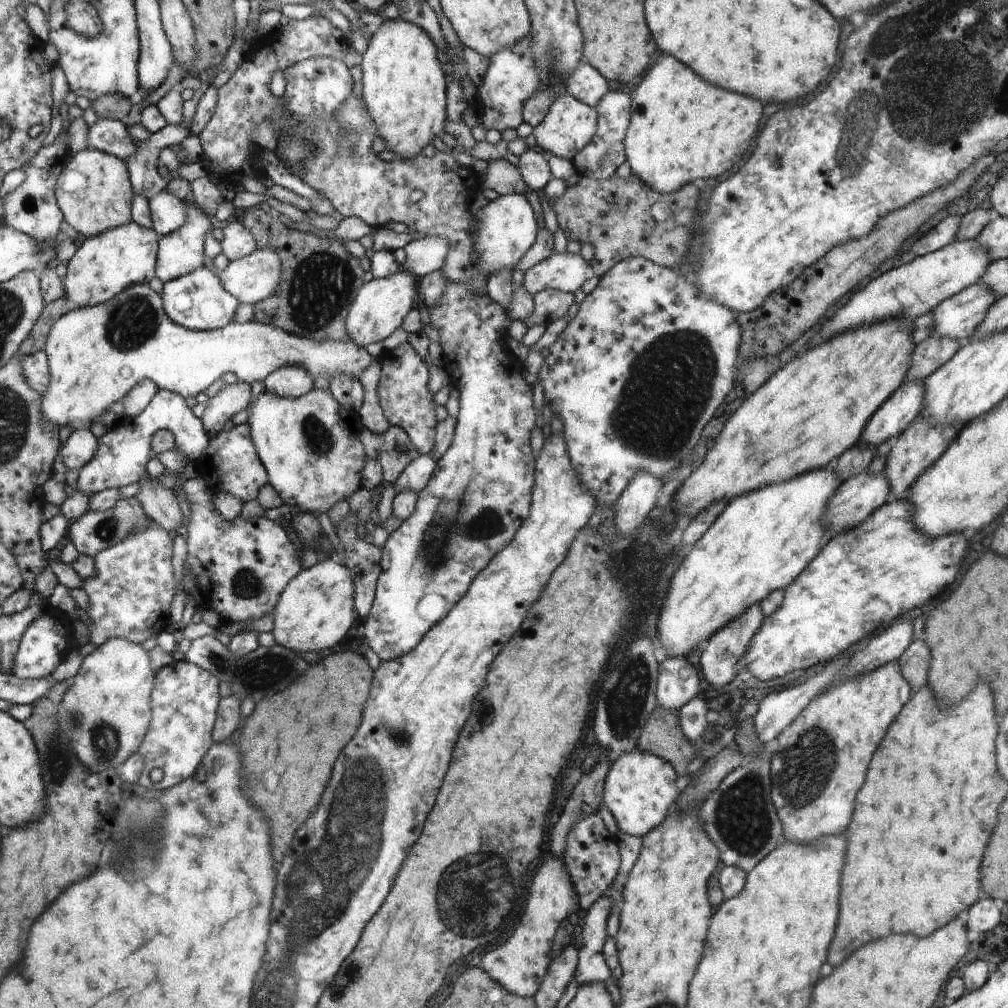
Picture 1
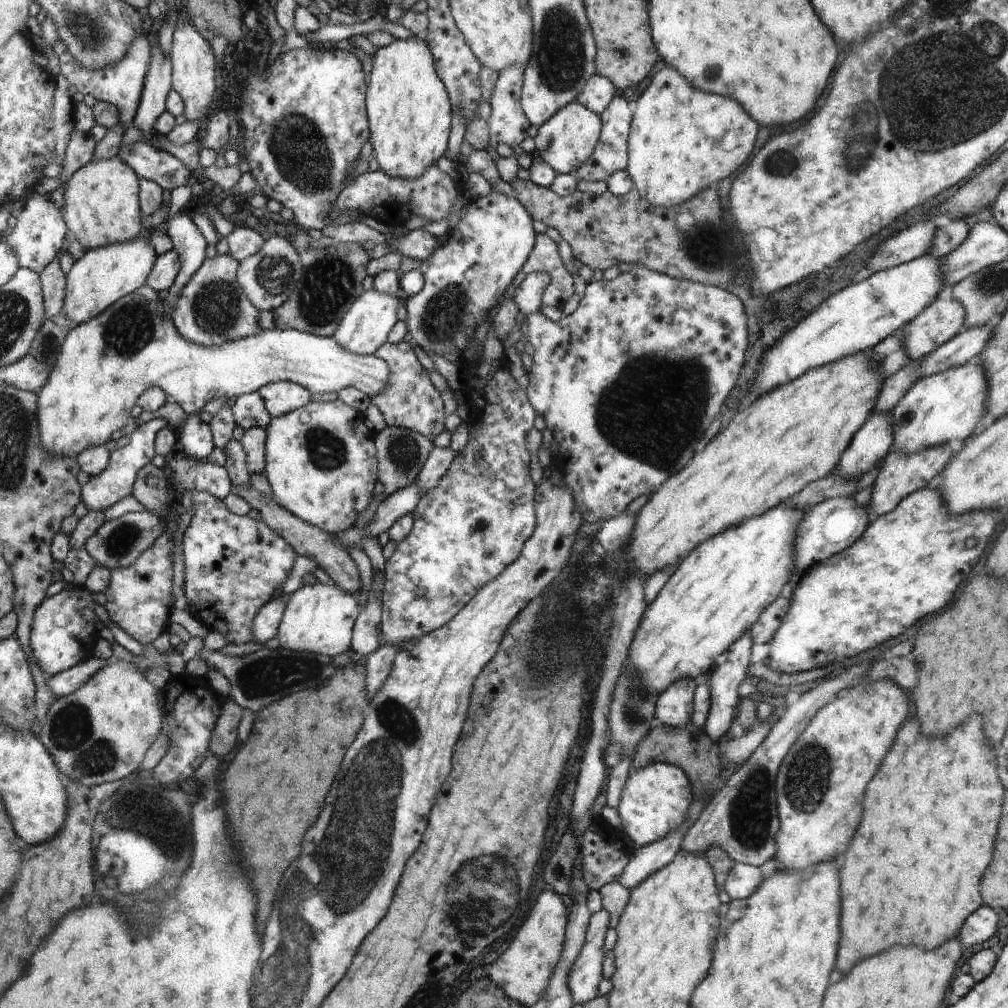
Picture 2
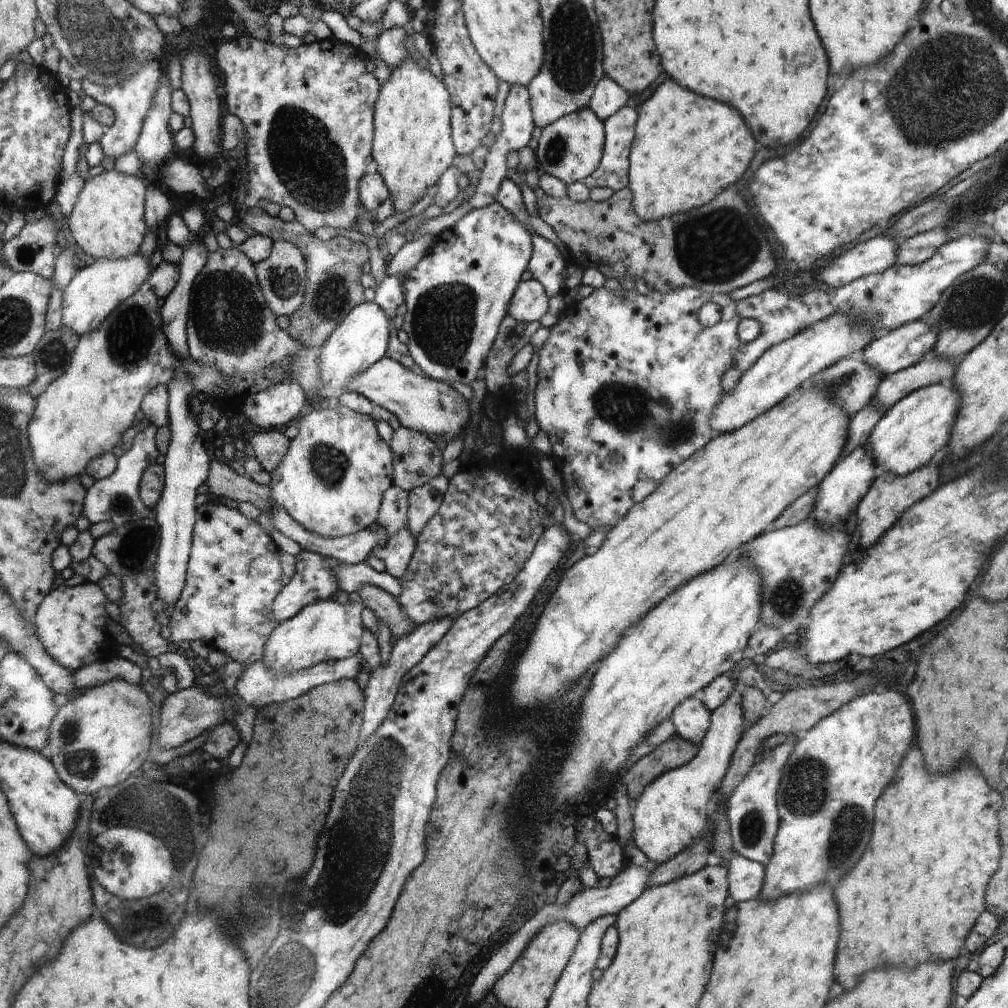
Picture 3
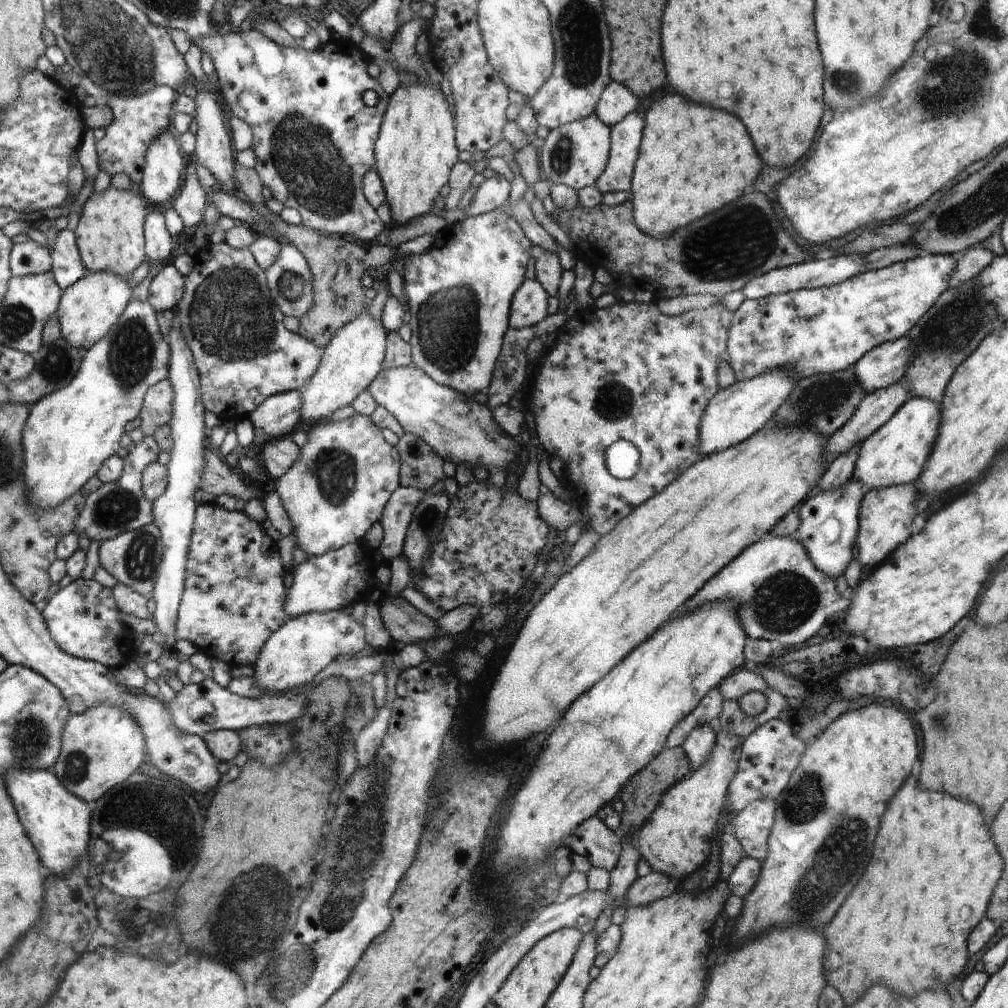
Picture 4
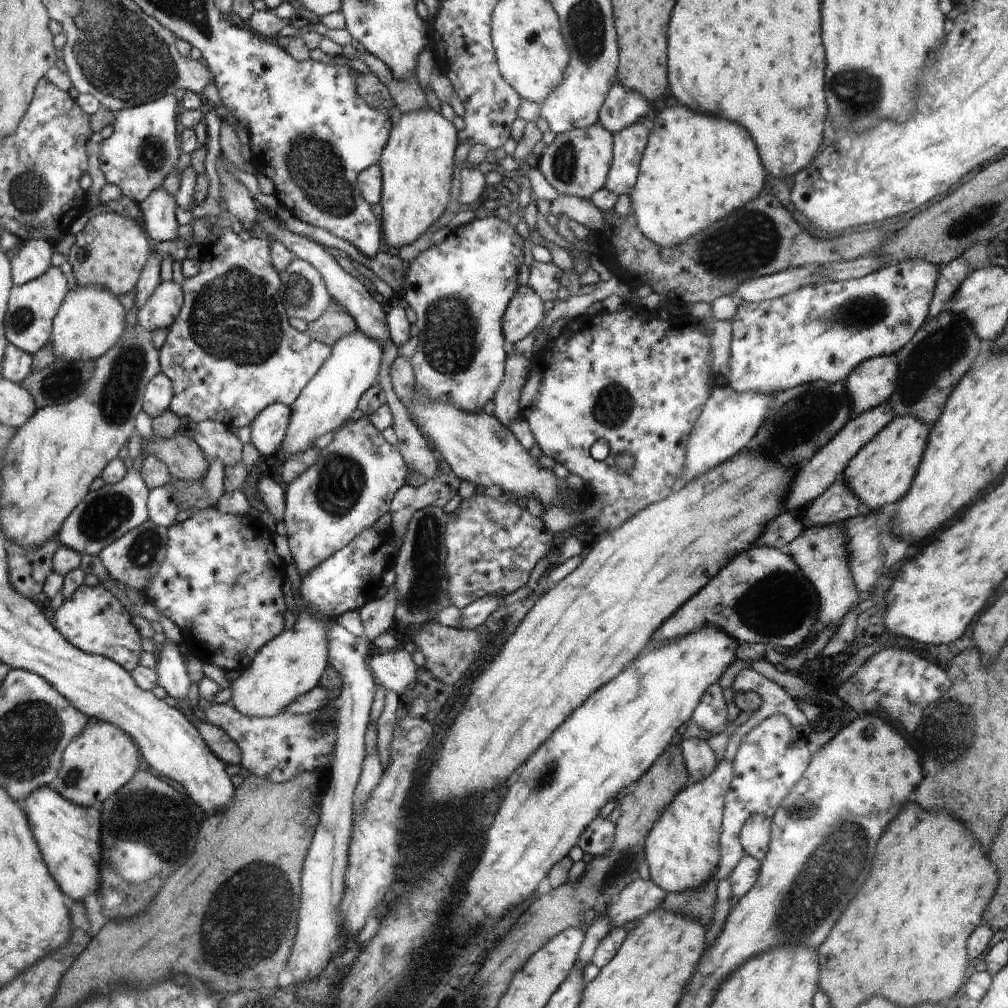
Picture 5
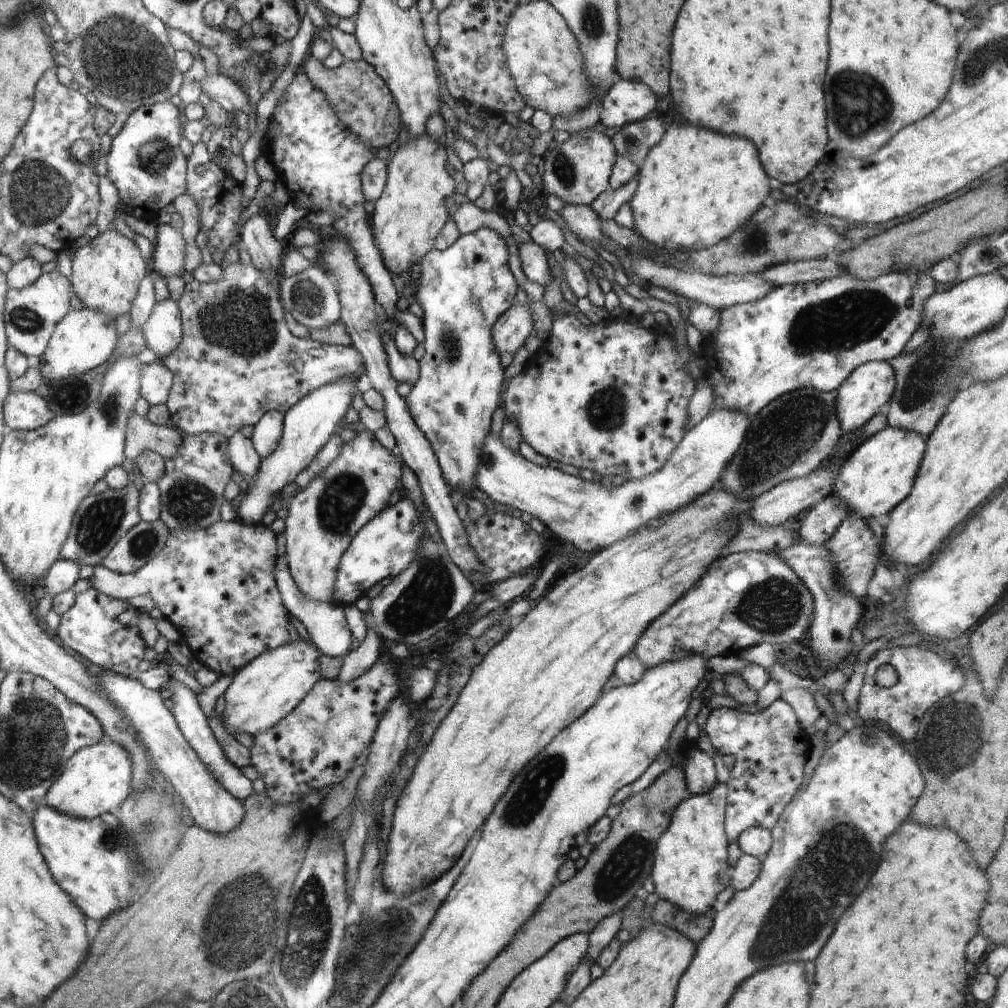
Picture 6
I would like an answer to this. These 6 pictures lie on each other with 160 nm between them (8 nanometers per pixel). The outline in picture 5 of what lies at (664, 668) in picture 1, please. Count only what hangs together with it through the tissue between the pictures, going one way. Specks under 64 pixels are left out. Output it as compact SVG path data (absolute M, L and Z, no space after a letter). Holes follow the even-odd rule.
M690 738L689 740L683 740L679 746L690 774L690 781L700 782L708 774L714 772L717 764L716 756L707 740Z

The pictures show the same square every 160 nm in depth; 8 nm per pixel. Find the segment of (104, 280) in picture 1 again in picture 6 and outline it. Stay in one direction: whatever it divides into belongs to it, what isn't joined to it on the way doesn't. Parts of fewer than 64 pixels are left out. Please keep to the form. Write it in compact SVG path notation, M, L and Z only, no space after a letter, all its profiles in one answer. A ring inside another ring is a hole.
M88 307L81 310L72 308L57 324L48 342L48 350L40 357L41 375L44 379L54 381L87 373L112 358L117 338L117 323L114 317Z

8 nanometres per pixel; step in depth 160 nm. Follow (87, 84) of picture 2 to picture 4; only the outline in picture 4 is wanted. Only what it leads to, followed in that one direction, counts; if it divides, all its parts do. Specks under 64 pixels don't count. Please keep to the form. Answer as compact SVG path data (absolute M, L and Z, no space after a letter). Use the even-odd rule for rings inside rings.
M169 86L156 87L141 95L118 95L108 99L106 105L113 112L113 122L106 127L106 134L95 143L99 168L111 177L126 175L134 187L143 179L148 147L170 126L170 112L175 106L176 91Z

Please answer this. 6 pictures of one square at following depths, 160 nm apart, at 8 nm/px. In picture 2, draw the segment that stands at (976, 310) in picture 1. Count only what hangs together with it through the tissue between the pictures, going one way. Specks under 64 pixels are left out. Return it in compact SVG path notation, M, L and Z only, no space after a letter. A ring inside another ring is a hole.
M936 297L901 334L901 346L910 361L920 361L963 329L965 310L959 301Z

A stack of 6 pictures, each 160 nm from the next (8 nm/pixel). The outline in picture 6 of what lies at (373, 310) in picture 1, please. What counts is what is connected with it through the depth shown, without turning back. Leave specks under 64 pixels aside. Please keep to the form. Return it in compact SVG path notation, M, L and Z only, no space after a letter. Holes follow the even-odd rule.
M345 377L336 383L320 387L316 391L309 392L304 399L298 402L294 407L290 407L284 413L284 436L281 439L280 446L268 458L261 459L259 469L255 479L248 484L247 490L244 492L244 498L236 504L237 518L236 520L244 523L245 525L255 525L262 522L262 516L270 510L272 500L277 494L280 496L282 488L290 482L295 482L295 479L314 459L320 454L321 448L333 438L333 434L338 432L341 420L345 418L346 412L352 406L353 396L358 394L359 390L356 387L358 379Z

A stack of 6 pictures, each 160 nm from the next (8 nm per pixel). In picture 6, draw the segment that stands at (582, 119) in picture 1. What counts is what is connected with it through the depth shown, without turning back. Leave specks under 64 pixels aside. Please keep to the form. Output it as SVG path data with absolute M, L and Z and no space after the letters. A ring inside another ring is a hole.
M601 127L582 129L572 134L564 144L553 144L544 155L545 173L542 179L545 195L554 194L566 204L588 206L609 191L609 179L612 178L617 155L611 136L606 136Z

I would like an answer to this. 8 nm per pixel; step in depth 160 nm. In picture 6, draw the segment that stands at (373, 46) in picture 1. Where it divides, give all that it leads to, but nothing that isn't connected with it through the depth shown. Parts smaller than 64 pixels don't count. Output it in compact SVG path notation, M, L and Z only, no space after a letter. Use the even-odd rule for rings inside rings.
M428 135L410 138L403 146L399 146L388 166L388 184L381 198L374 202L375 210L371 214L371 227L374 228L374 238L377 247L381 251L385 267L390 269L391 274L402 274L410 270L412 264L420 262L426 254L432 251L434 240L444 228L448 220L446 210L446 198L450 198L456 192L456 182L446 170L445 142L438 146Z

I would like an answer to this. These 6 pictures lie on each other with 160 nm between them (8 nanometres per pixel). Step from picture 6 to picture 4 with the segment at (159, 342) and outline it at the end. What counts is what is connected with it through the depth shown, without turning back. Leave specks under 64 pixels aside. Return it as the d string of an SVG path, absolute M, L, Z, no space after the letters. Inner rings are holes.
M169 262L162 267L149 284L149 301L159 312L176 307L185 289L185 277Z

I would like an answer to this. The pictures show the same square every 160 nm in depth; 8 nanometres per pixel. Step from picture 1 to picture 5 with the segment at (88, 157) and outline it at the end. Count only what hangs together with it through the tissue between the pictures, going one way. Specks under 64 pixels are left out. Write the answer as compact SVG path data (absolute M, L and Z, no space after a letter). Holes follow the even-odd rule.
M104 212L89 219L68 252L68 262L78 286L96 284L116 297L132 292L142 266L150 257L150 242L138 222L118 212Z

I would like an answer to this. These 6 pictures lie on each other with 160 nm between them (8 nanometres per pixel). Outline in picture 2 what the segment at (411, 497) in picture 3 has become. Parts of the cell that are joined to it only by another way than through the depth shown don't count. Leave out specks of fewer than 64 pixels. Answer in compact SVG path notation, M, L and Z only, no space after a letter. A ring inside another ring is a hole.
M434 446L428 454L428 459L424 462L424 466L418 474L417 480L422 495L426 494L430 488L434 488L438 482L438 478L442 478L446 474L446 470L450 468L452 460L454 460L455 452L451 448L437 448Z

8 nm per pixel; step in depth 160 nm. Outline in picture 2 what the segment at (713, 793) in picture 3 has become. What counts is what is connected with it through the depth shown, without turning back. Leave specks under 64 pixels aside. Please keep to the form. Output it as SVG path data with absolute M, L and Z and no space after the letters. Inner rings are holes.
M751 630L744 632L730 648L728 652L723 655L723 659L719 661L709 672L708 686L710 688L710 711L706 724L702 729L707 736L710 736L711 740L718 743L720 738L728 732L734 720L734 710L736 710L738 704L738 685L742 680L747 678L747 669L750 667L750 655L752 653L752 641ZM651 763L638 770L632 769L616 808L622 820L622 833L638 846L662 840L662 836L686 822L693 799L690 782L678 766L671 763Z

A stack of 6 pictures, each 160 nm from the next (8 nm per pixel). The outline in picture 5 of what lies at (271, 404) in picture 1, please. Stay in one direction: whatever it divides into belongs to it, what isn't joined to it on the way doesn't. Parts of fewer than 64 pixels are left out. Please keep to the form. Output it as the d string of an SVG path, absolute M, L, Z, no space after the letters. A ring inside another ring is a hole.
M368 415L347 421L330 444L319 450L316 464L288 482L285 516L288 546L300 577L341 551L389 512L396 492L405 486L407 468L401 452L386 442Z

